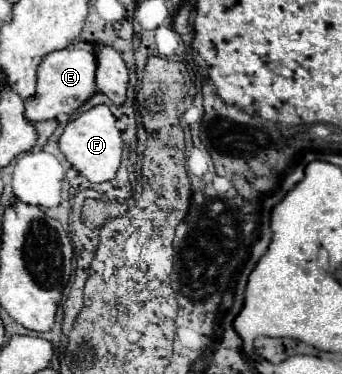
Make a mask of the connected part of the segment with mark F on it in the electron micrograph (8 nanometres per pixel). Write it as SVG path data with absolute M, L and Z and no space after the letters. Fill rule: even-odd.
M96 105L84 111L82 115L78 115L76 119L72 119L58 139L58 147L64 153L64 157L90 183L104 183L114 179L116 175L122 157L122 139L114 123L116 117L110 113L110 109L106 105Z

